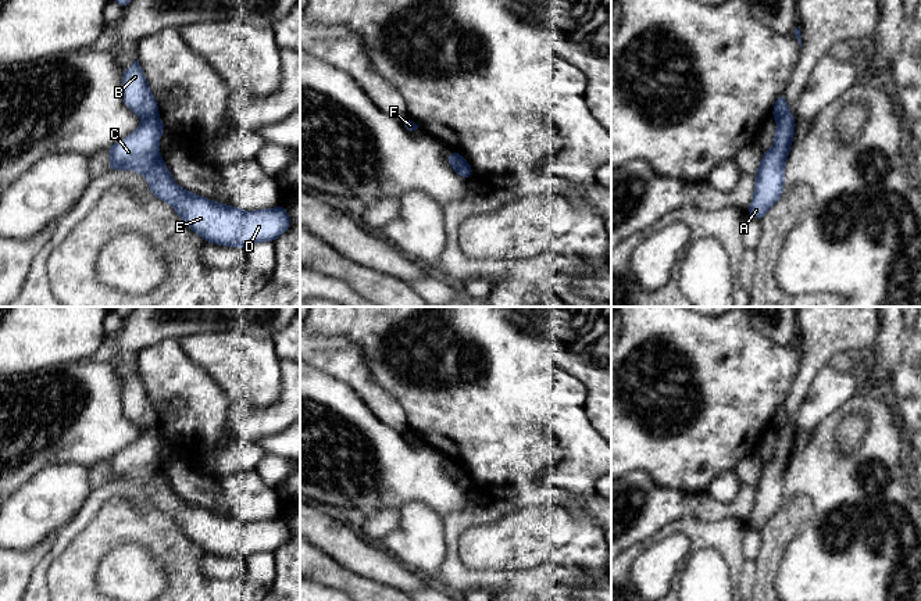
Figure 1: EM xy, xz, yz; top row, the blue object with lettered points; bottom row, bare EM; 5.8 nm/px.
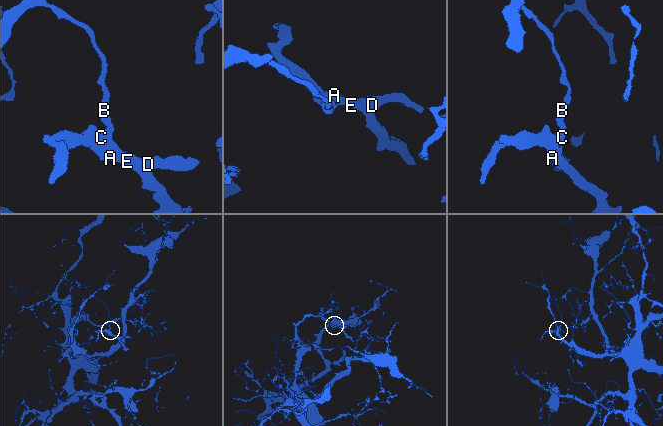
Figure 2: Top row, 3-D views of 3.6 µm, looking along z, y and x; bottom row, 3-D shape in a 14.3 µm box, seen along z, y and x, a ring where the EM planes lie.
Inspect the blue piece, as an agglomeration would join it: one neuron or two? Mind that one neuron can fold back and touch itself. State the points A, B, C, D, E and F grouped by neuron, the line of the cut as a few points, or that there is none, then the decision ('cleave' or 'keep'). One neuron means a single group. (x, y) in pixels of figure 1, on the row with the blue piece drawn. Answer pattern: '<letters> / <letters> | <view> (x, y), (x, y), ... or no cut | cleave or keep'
A C D E F / B | xy (156, 113), (142, 121) | cleave

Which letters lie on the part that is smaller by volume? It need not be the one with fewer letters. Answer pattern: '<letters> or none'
A, C, D, E, F

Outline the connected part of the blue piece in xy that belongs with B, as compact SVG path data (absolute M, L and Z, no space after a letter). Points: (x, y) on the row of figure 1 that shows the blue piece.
M139 58L122 74L122 99L125 105L142 121L158 112L157 101L146 82Z

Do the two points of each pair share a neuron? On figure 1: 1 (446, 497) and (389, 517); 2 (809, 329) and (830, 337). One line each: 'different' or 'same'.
1: different
2: same

